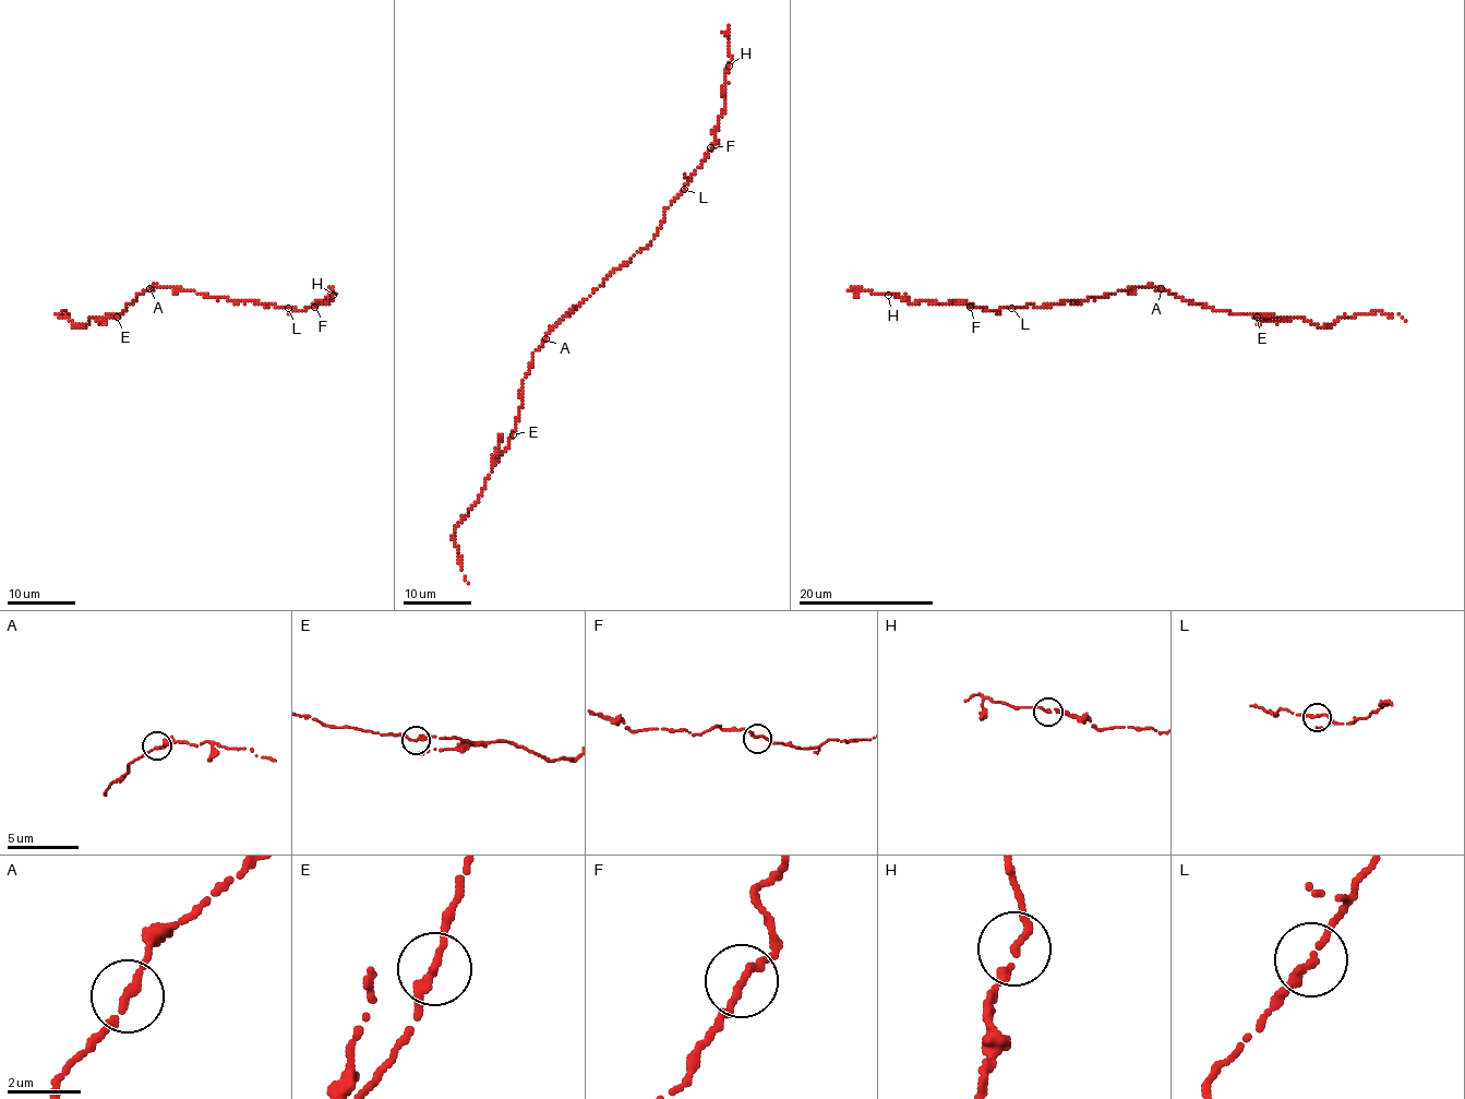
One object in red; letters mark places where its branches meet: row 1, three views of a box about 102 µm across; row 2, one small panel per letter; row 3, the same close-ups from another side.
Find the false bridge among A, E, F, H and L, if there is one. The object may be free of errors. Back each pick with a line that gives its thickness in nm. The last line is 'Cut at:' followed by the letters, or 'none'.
Cut at: none

